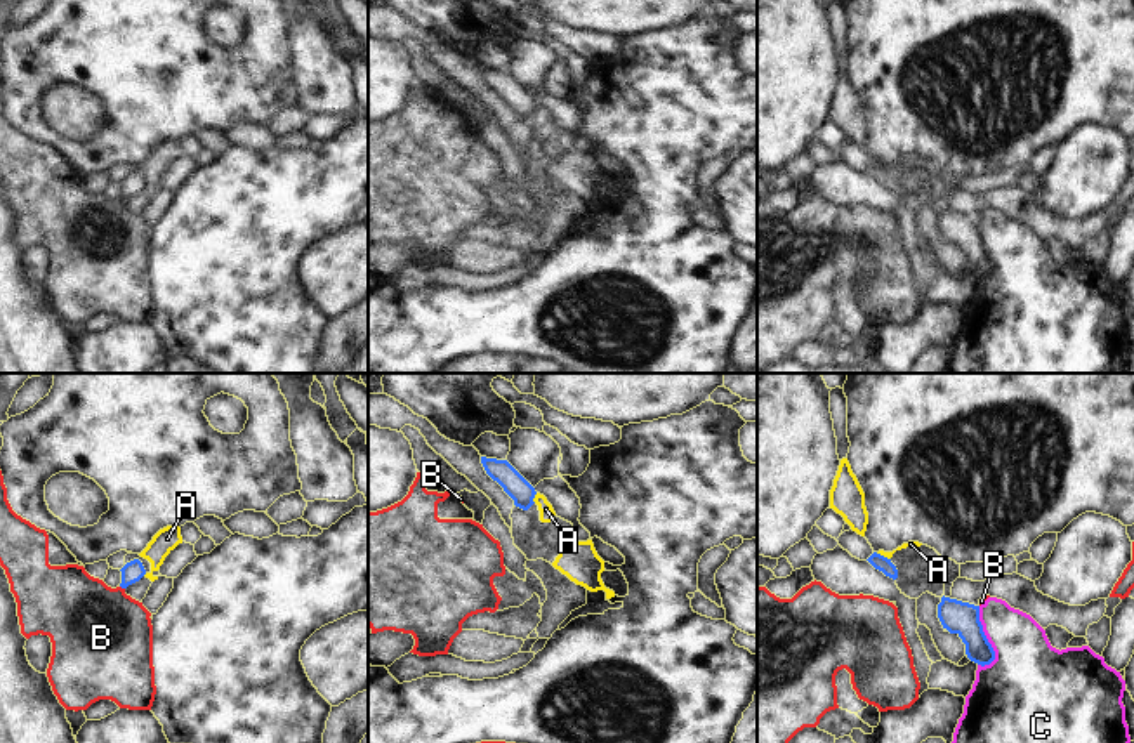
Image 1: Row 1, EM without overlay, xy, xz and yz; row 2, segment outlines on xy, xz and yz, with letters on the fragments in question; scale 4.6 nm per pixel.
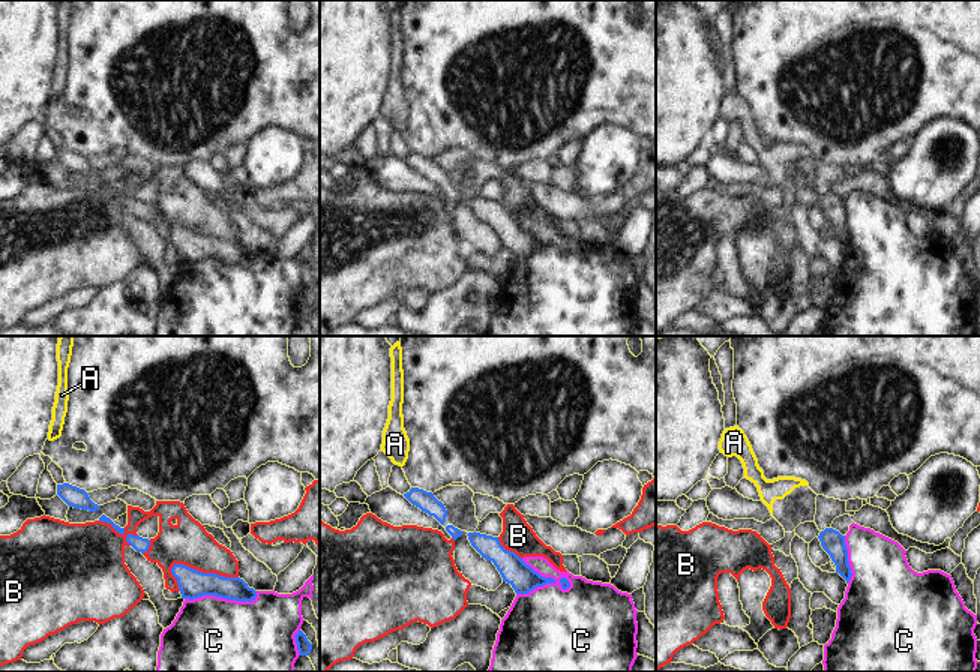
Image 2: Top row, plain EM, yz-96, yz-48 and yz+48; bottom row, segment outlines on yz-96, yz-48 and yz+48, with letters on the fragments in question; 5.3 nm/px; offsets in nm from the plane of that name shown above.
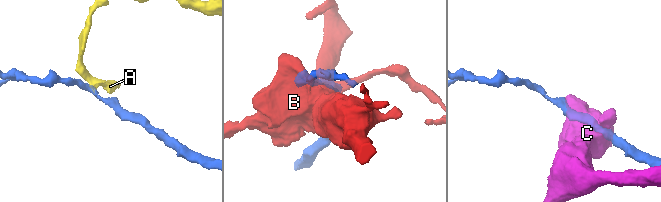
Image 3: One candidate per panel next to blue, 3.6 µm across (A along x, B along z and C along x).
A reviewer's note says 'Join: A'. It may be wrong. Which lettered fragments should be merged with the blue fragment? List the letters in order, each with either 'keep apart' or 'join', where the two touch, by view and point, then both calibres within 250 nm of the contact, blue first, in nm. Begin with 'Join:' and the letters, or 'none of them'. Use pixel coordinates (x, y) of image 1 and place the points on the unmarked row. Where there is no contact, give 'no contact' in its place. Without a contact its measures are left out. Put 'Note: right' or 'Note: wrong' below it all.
Join: none of them
A: keep apart; contact yz (883, 167); calibres 70 and 30 nm
B: keep apart; contact xy (122, 198); calibres 100 and 460 nm
C: keep apart; contact yz (985, 249); calibres 150 and 320 nm
Note: wrong

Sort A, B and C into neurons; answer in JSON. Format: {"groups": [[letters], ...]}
{"groups": [["A"], ["B"], ["C"]]}

